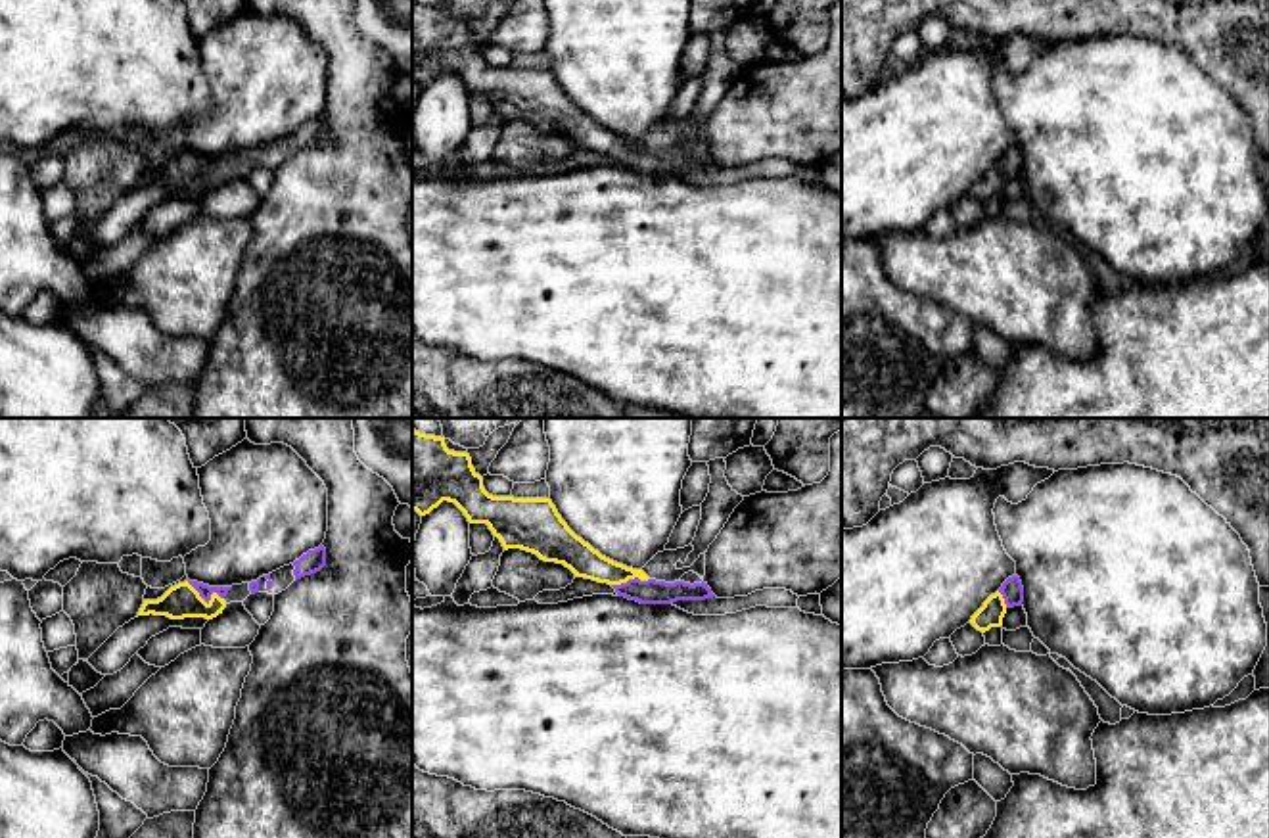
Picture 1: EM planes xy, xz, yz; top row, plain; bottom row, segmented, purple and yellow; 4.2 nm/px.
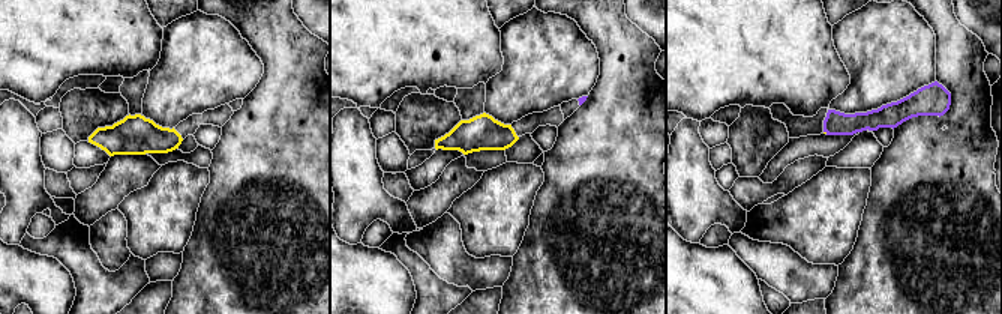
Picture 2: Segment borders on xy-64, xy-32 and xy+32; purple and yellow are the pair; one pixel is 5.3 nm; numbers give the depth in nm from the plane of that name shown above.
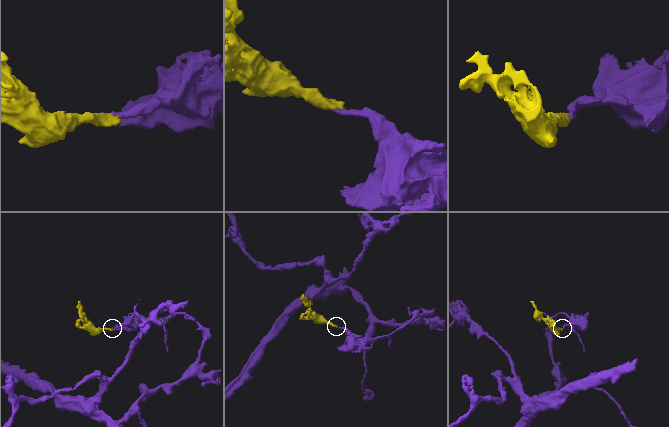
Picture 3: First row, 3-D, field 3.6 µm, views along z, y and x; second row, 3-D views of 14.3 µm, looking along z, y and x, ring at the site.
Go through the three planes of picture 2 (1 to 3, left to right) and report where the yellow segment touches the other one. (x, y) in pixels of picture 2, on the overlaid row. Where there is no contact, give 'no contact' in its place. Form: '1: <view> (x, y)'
1: no contact
2: no contact
3: xy+32 (825, 131)

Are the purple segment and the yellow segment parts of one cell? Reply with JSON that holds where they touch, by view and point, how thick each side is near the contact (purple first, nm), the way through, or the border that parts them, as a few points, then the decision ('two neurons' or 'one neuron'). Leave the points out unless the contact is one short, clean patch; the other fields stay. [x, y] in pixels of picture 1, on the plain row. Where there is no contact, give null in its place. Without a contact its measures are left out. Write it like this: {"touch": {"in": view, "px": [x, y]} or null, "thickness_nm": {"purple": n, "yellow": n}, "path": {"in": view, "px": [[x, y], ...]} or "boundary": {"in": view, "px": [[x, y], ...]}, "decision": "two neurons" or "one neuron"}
{"touch": {"in": "xy", "px": [206, 171]}, "thickness_nm": {"purple": 60, "yellow": 140}, "path": {"in": "xy", "px": [[206, 162], [206, 171], [183, 171]]}, "decision": "one neuron"}

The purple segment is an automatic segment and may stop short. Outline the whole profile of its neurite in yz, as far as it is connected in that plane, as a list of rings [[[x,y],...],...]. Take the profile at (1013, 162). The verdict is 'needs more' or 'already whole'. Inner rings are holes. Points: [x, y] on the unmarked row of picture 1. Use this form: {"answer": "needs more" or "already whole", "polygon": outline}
{"answer": "needs more", "polygon": [[[1018,146],[1008,148],[1003,157],[991,165],[983,176],[972,186],[970,194],[985,203],[991,198],[1001,198],[1008,178],[1022,176],[1024,157]]]}

